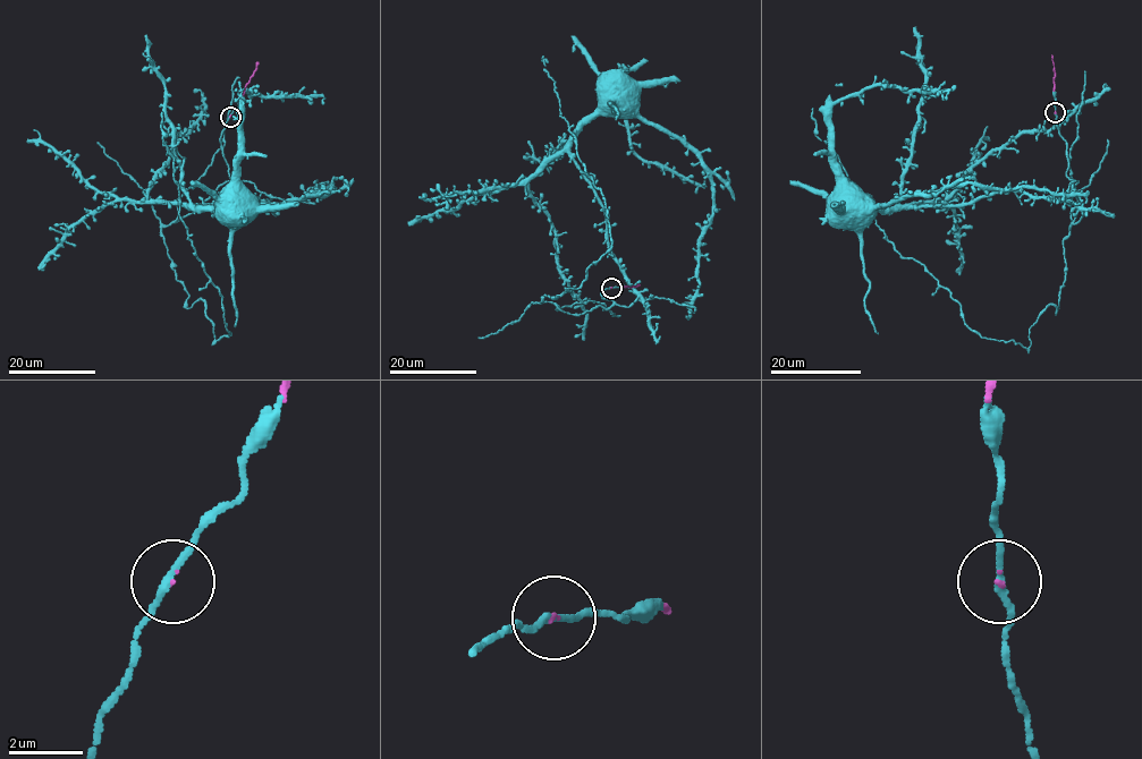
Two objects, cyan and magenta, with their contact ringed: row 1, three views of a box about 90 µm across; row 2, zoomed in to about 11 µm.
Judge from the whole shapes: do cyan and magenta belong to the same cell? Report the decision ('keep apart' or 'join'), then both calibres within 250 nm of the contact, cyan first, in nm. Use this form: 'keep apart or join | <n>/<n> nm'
join | 180/70 nm

